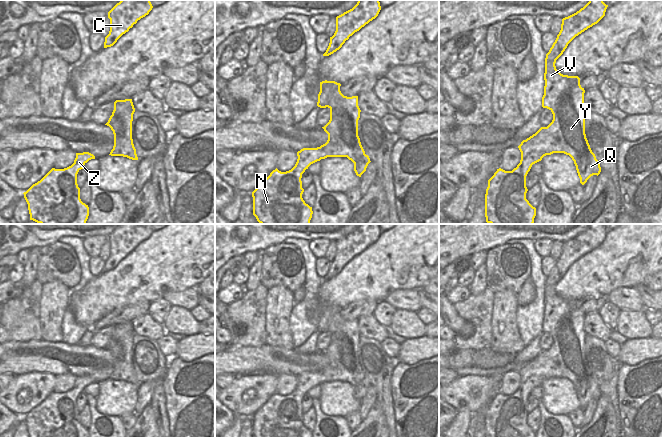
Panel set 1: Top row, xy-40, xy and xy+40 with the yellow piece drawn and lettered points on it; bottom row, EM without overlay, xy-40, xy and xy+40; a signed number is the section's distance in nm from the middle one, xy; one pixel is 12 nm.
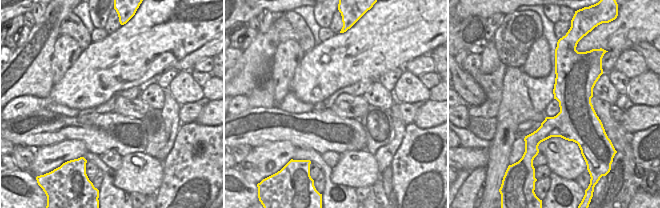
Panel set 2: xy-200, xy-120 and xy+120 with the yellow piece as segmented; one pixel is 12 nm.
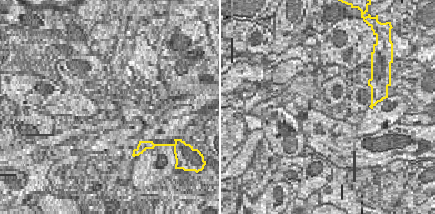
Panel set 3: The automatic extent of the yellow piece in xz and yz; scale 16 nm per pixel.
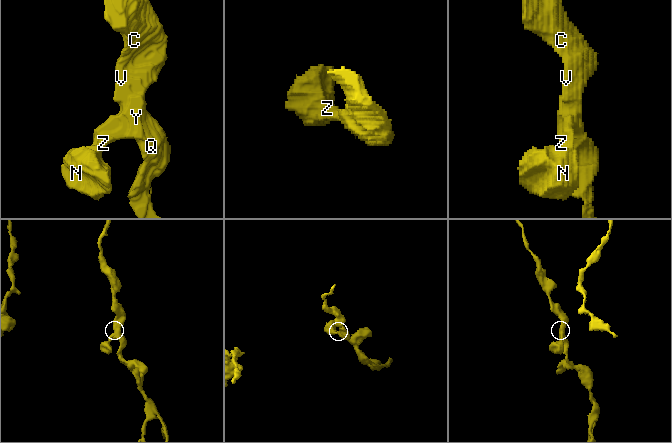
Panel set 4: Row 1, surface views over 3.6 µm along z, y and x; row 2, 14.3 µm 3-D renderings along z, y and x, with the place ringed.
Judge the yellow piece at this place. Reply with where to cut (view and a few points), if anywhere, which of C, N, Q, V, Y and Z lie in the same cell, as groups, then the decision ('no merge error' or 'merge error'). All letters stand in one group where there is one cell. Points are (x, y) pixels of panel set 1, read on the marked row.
no cut; C N Q V Y Z; no merge error

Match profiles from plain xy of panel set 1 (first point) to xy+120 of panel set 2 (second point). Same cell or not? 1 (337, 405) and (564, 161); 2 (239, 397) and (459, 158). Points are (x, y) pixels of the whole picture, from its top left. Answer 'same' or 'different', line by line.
1: same
2: same

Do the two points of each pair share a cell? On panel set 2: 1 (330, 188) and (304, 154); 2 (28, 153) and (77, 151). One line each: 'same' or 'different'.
1: same
2: different

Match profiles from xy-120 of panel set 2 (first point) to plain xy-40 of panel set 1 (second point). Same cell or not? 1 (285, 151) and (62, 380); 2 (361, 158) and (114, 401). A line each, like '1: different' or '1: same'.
1: different
2: same

